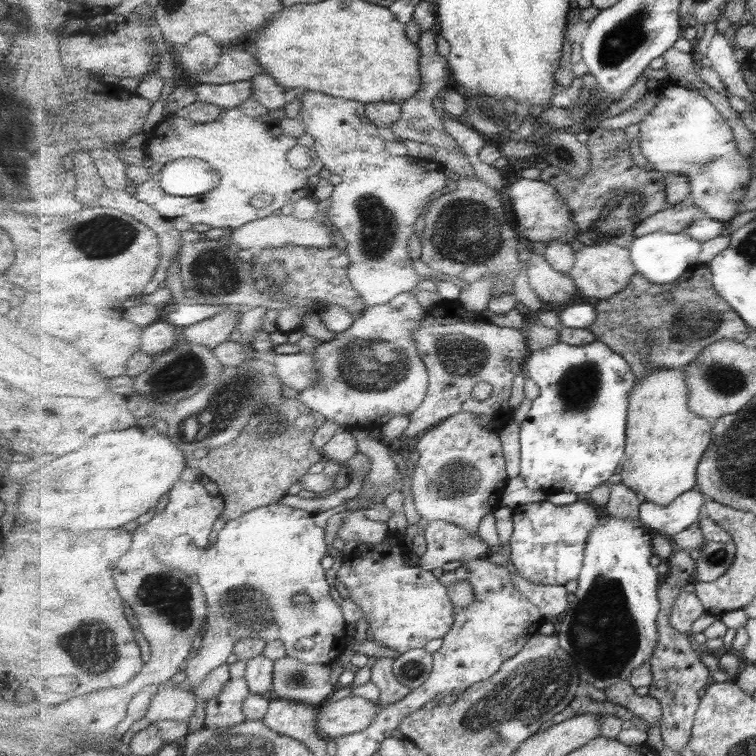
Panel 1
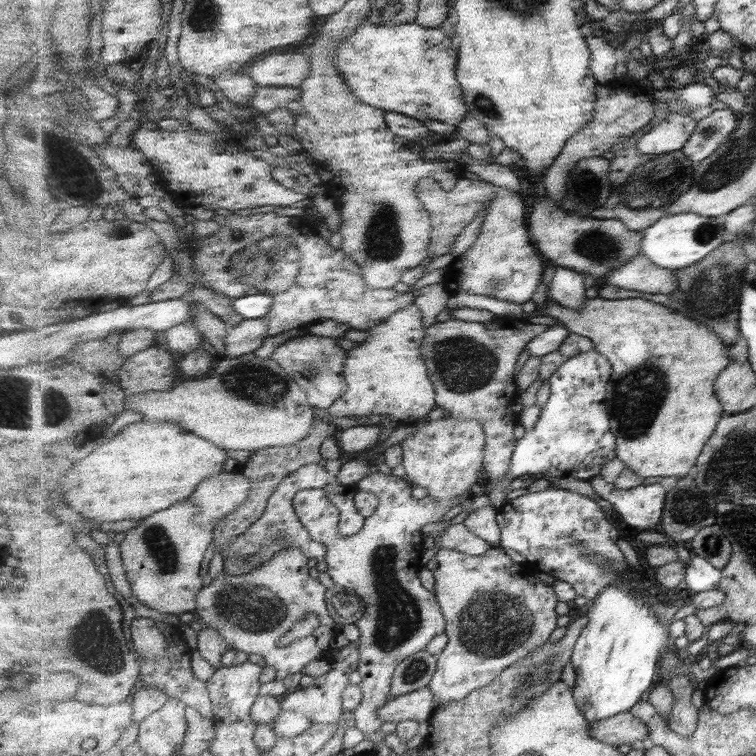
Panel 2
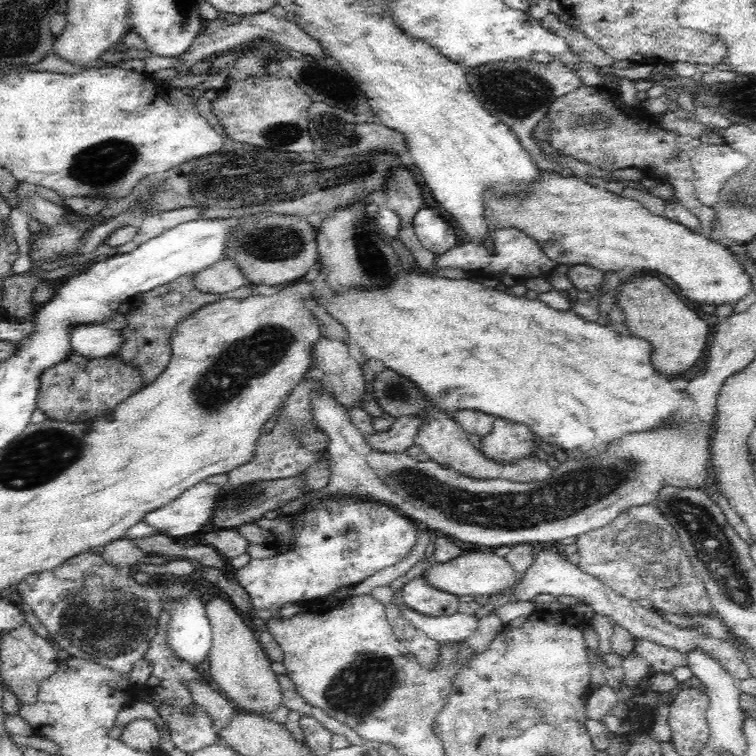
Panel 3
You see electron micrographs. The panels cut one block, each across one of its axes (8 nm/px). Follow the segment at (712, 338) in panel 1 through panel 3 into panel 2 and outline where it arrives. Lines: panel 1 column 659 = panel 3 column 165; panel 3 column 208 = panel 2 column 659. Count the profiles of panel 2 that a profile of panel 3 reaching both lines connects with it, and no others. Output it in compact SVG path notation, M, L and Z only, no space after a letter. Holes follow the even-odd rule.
M744 235L738 236L734 241L730 238L697 264L688 266L686 269L677 269L676 275L679 278L681 290L669 295L649 293L647 300L674 308L681 314L687 315L687 318L695 318L697 322L709 326L709 296L711 296L711 328L727 346L737 344L742 334L739 330L737 302L739 302L739 292L742 292L745 283L744 272L751 256L744 247L744 240L746 240ZM669 296L671 296L671 302L669 302Z

